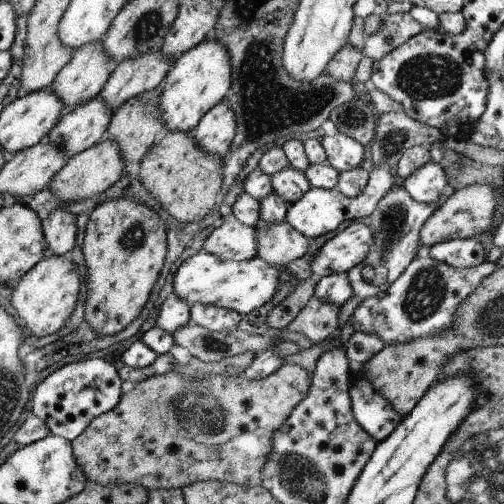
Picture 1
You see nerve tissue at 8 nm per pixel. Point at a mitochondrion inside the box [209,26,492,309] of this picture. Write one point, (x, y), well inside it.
(424, 78)

